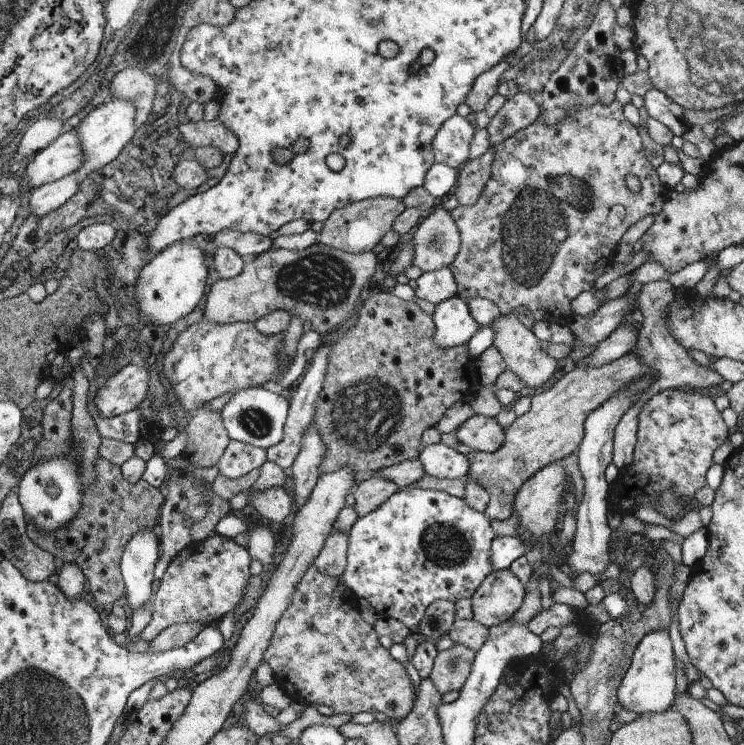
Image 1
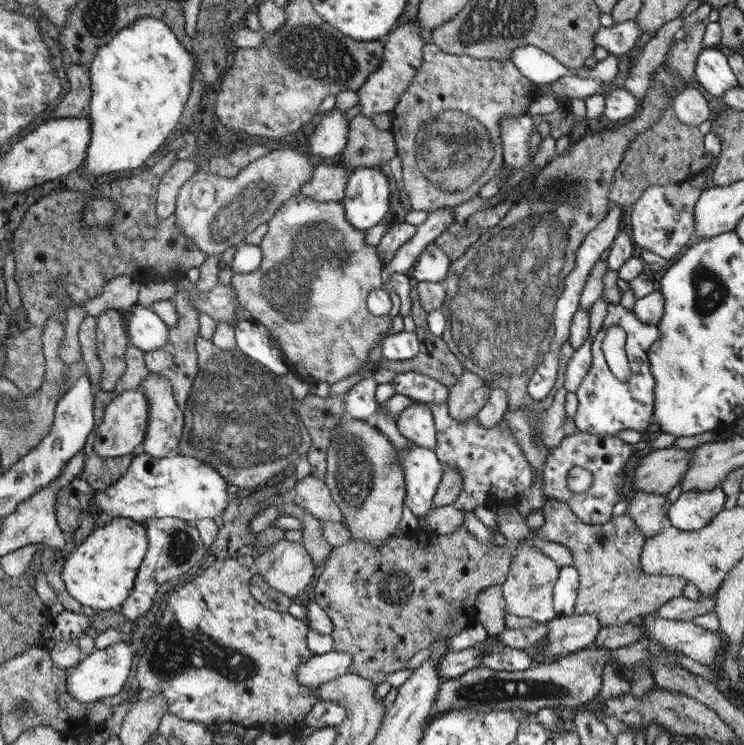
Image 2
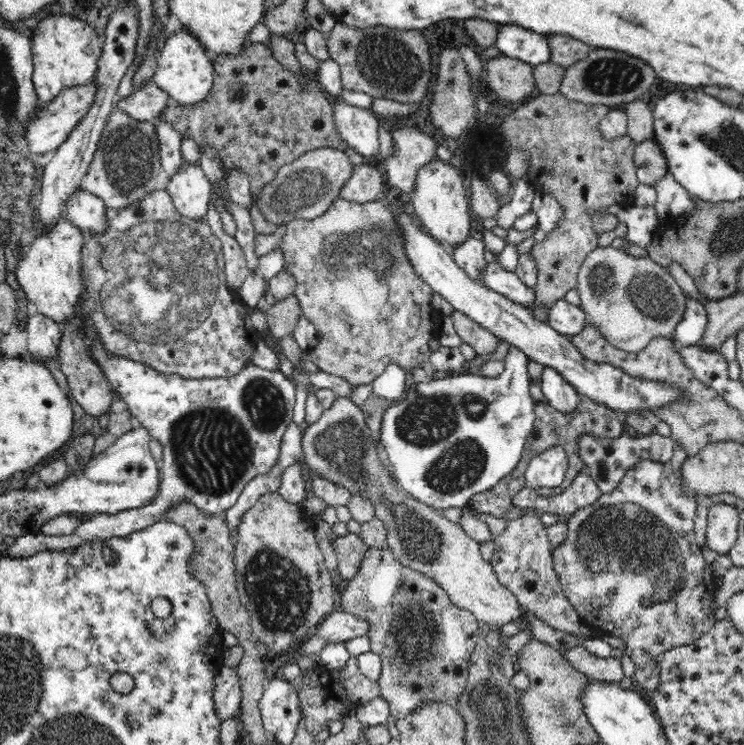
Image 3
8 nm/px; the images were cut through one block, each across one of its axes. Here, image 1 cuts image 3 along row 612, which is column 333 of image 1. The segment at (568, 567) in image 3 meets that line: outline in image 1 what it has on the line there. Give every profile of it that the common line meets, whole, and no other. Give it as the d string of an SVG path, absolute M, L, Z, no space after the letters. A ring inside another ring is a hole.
M313 564L299 582L297 592L293 596L293 604L279 620L263 662L267 662L273 668L275 684L283 688L283 692L291 700L301 702L305 706L327 706L333 710L333 716L379 712L385 714L387 720L395 720L399 724L411 714L417 700L417 690L409 682L405 666L393 660L389 650L381 648L373 632L373 626L365 624L359 618L359 606L355 594L349 592L341 576L339 578L323 576Z

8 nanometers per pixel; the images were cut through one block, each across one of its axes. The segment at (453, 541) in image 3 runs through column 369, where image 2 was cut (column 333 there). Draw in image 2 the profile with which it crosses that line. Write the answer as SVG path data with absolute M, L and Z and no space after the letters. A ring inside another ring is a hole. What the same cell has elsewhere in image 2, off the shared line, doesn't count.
M341 416L337 426L329 432L325 456L323 484L329 488L339 510L343 510L351 540L373 546L391 540L393 532L399 528L397 522L407 496L407 470L403 470L399 462L397 448L381 430L377 430L377 426L369 426L367 420Z

